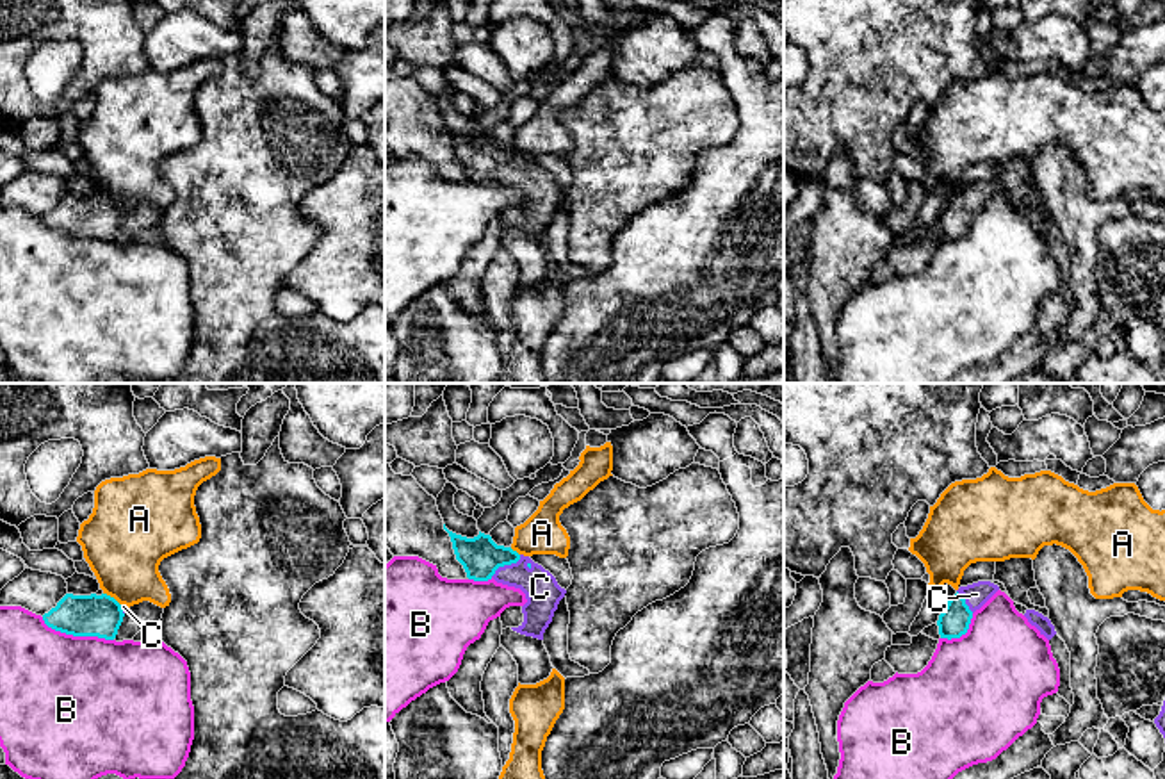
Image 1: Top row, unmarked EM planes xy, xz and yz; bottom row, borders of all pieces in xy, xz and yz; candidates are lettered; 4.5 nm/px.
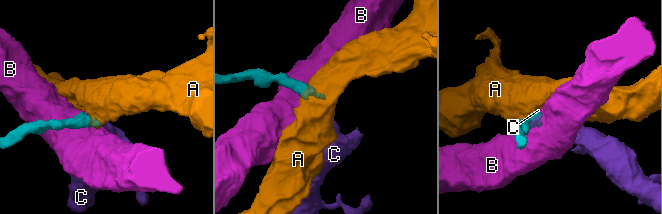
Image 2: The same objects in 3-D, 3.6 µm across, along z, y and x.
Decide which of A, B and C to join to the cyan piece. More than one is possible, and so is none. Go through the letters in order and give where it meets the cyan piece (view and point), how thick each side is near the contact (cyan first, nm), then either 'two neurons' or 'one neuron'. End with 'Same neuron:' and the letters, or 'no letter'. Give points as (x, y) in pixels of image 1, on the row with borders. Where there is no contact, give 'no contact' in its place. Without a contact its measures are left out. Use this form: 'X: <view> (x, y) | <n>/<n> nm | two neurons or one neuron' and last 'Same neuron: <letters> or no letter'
A: xy (113, 598) | 190/360 nm | two neurons
B: xy (77, 635) | 190/500 nm | two neurons
C: xz (506, 564) | 180/160 nm | one neuron
Same neuron: C

